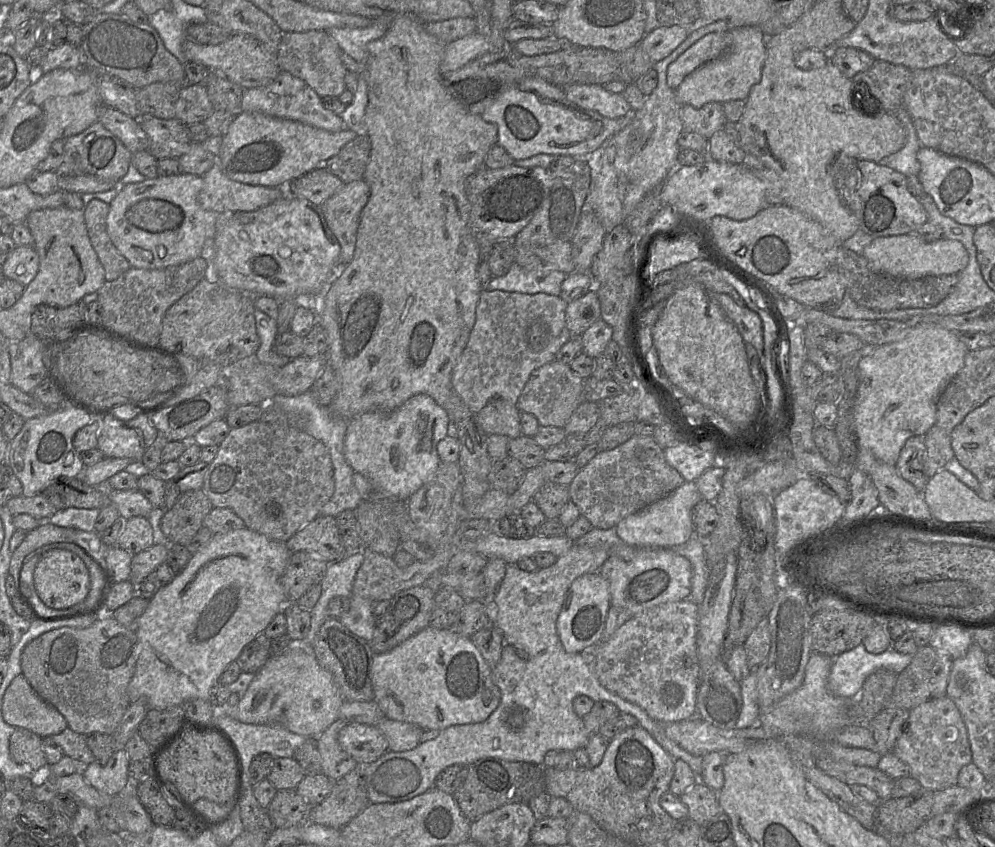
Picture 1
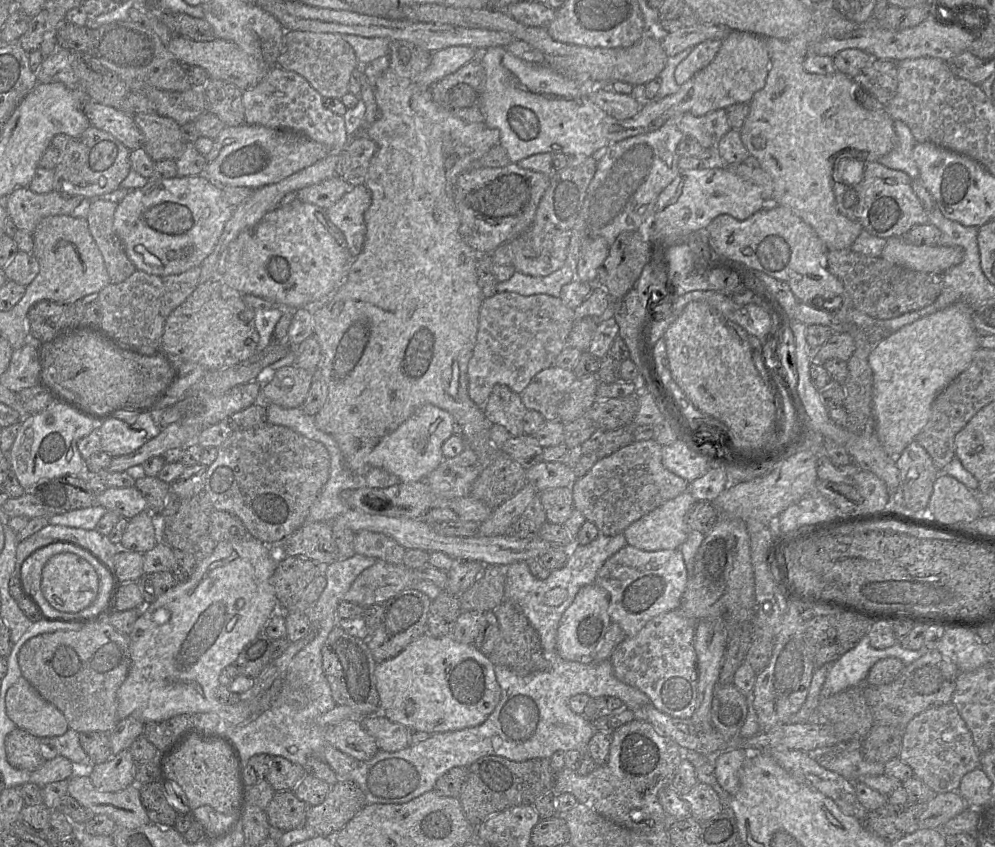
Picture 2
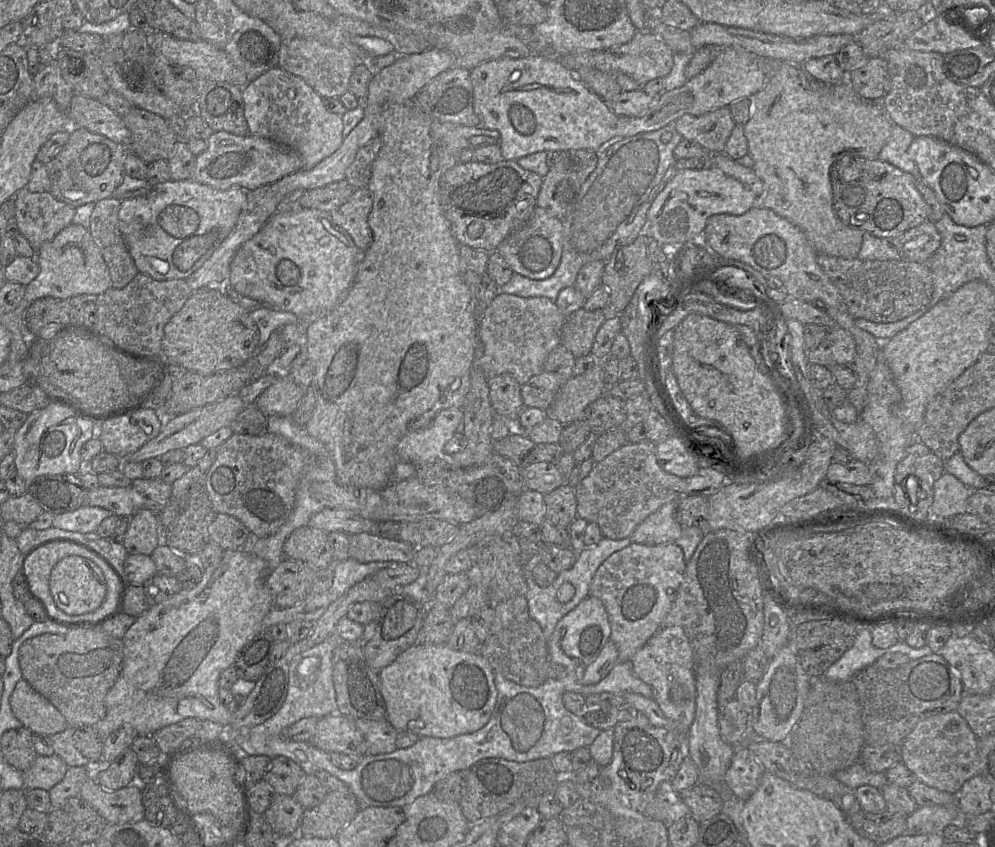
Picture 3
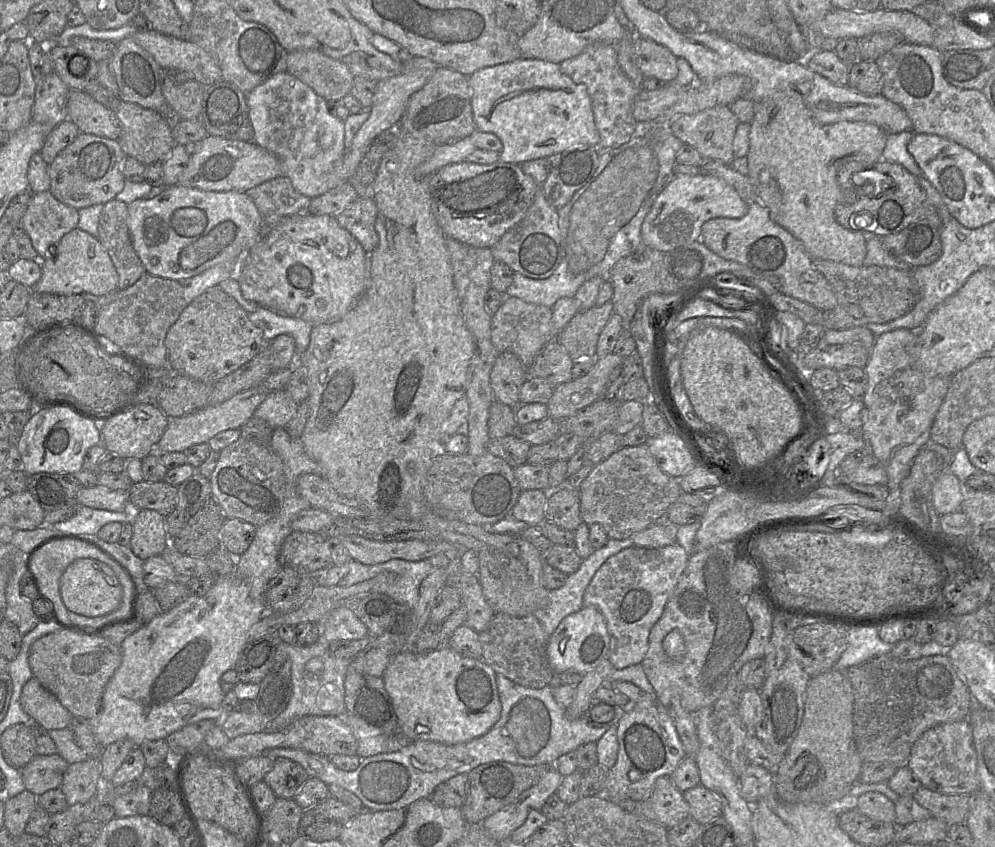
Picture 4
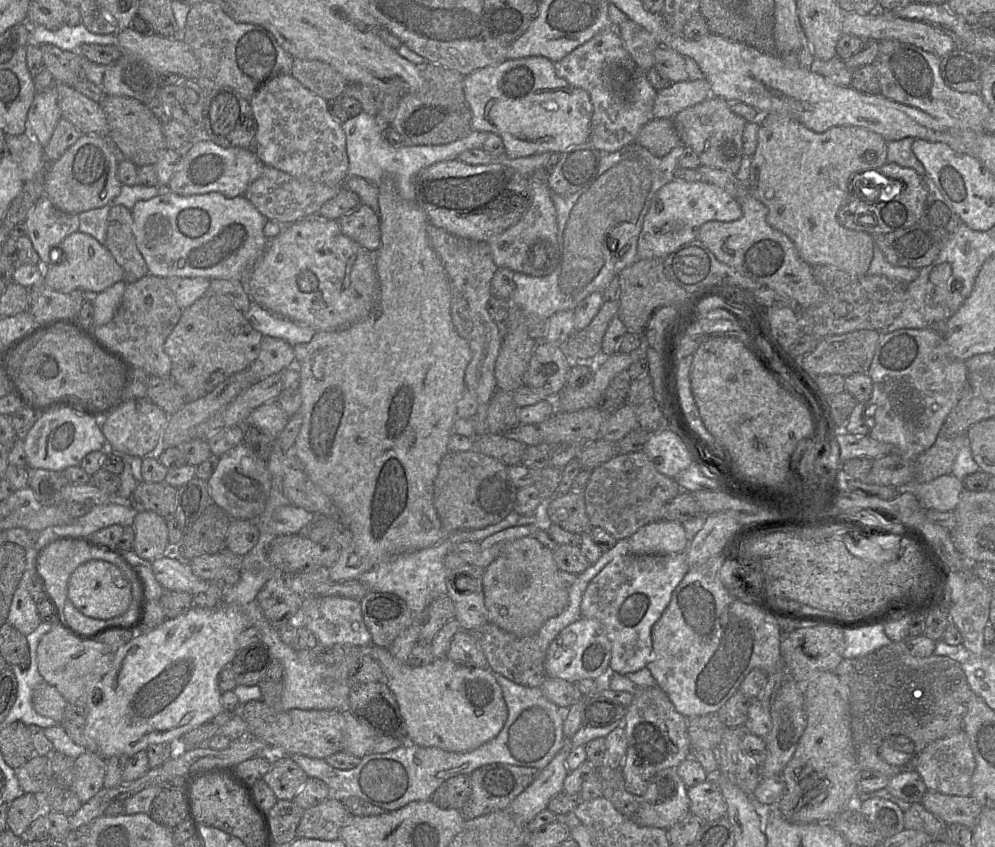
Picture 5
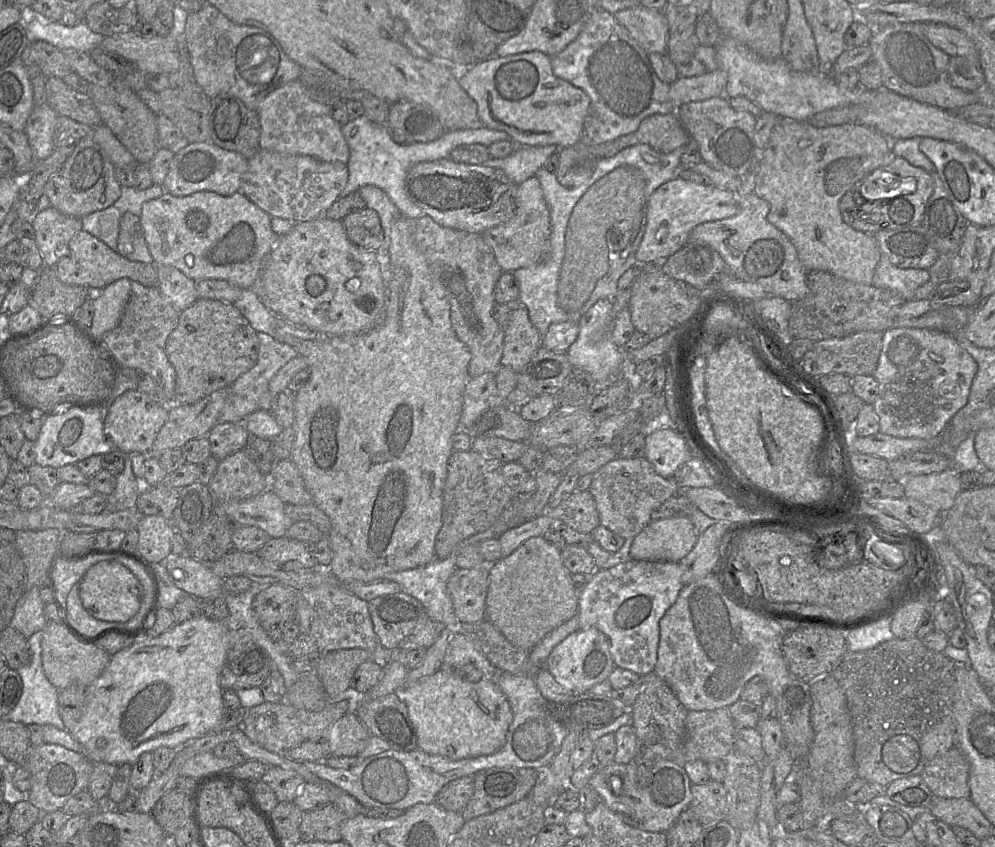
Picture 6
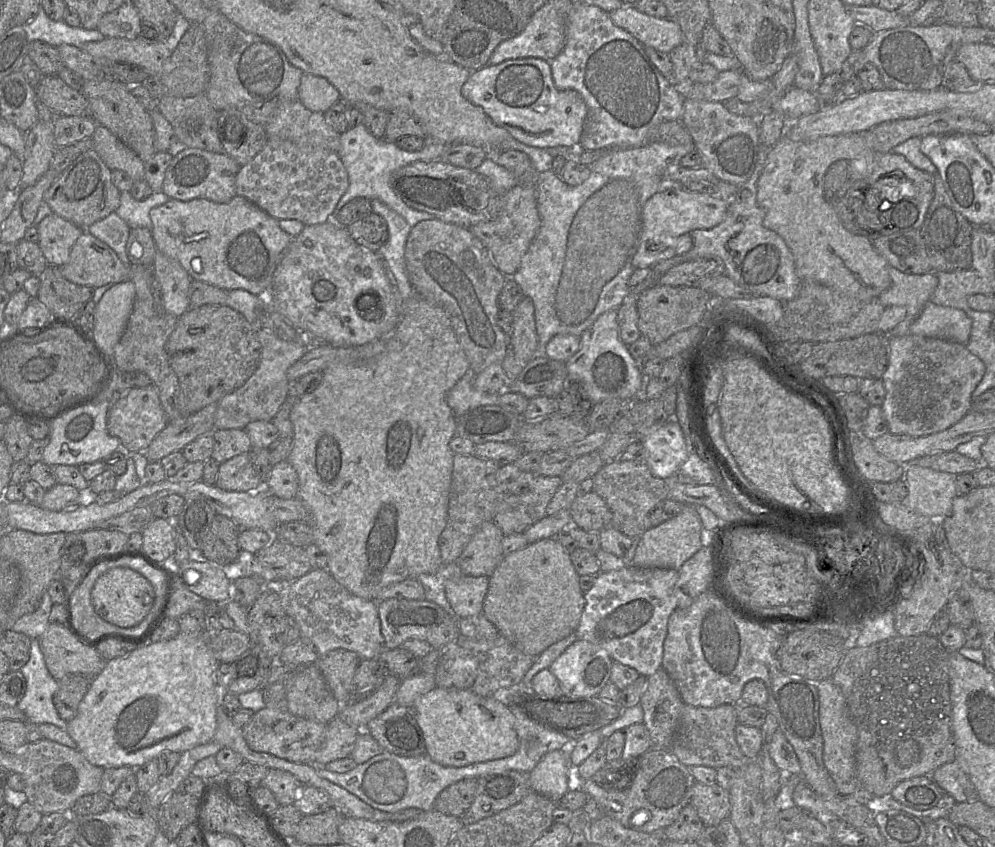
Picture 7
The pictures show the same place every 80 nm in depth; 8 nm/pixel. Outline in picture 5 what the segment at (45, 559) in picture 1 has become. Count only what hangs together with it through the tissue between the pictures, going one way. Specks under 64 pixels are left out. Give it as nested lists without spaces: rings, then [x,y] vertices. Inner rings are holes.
[[[90,560],[78,566],[67,586],[68,600],[85,616],[107,620],[124,614],[131,603],[131,584],[114,564],[104,560]]]

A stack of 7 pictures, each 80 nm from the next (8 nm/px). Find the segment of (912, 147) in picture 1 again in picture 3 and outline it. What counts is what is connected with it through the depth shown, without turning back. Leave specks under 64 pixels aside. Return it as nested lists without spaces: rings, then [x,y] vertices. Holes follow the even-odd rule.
[[[893,125],[892,134],[882,148],[878,159],[912,174],[919,180],[921,179],[919,168],[908,154],[908,149],[914,139],[915,136],[908,130]]]

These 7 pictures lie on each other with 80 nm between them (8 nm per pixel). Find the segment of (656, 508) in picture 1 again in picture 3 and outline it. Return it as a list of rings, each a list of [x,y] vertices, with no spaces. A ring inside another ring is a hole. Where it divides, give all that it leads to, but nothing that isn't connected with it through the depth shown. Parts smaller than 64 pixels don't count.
[[[678,500],[666,503],[646,517],[631,533],[631,541],[647,545],[675,542],[683,528],[676,519],[677,504]]]

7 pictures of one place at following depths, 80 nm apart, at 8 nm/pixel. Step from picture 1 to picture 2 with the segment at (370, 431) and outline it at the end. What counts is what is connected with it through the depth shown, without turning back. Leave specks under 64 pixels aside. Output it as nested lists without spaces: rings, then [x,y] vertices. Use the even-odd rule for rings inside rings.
[[[425,404],[376,444],[368,456],[368,464],[395,475],[402,483],[422,481],[444,459],[441,448],[453,434],[453,423],[454,418],[449,412],[432,404]]]

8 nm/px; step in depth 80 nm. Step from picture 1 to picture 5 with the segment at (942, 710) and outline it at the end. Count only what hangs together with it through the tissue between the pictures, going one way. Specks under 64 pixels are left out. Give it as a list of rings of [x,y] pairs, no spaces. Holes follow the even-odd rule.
[[[963,730],[932,742],[921,754],[916,769],[928,790],[951,796],[971,796],[976,761]]]

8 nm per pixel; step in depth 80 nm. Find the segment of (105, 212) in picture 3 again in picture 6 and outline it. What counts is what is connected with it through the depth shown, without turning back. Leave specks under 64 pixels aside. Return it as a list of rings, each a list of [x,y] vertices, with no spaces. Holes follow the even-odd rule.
[[[130,212],[120,217],[117,252],[130,261],[153,263],[140,218]]]

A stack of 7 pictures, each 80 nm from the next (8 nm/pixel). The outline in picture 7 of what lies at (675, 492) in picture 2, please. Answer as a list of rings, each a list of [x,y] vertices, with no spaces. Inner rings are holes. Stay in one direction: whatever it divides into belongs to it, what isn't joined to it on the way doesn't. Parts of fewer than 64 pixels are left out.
[[[616,459],[605,464],[593,478],[592,491],[605,500],[612,512],[610,526],[630,537],[640,537],[650,528],[650,511],[668,497],[669,480],[652,475],[646,463]]]

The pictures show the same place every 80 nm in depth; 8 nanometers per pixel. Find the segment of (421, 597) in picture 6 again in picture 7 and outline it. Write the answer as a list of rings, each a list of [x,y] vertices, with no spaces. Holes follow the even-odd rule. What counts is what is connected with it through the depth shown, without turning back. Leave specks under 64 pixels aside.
[[[457,561],[442,565],[432,574],[419,574],[415,579],[421,583],[425,593],[425,600],[431,601],[443,608],[448,614],[454,616],[453,609],[445,594],[445,582],[459,569]]]

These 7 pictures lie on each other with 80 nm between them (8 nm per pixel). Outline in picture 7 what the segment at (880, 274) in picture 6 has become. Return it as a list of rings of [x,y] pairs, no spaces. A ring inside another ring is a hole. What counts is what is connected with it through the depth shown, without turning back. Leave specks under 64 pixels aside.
[[[891,266],[888,267],[891,286],[878,296],[884,307],[902,306],[906,309],[906,318],[901,321],[888,336],[909,334],[910,325],[922,313],[937,288],[938,279],[934,273],[906,274]]]

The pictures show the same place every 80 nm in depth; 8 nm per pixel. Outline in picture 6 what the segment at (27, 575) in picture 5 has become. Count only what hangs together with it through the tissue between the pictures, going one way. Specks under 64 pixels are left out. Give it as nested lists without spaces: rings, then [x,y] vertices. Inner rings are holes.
[[[39,587],[27,589],[16,603],[9,626],[27,638],[40,630],[44,630],[47,625],[44,606],[45,604],[40,598]]]

